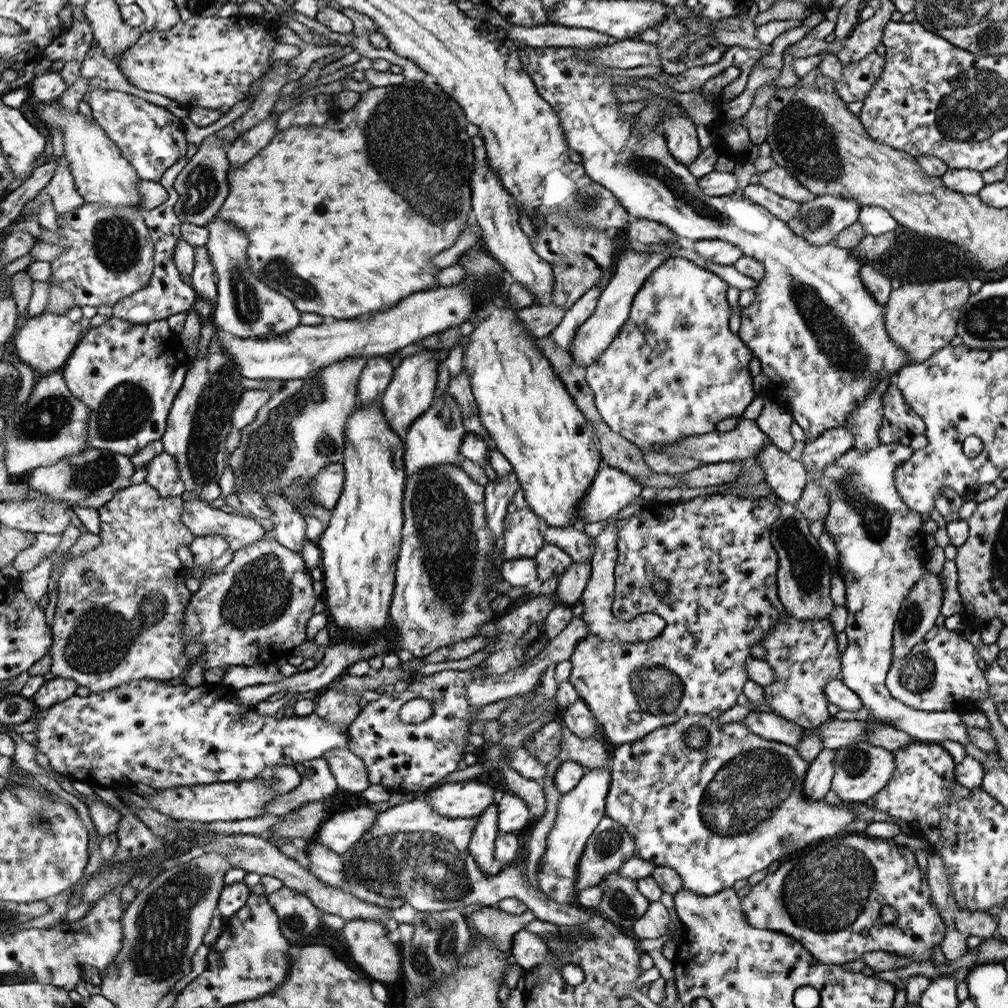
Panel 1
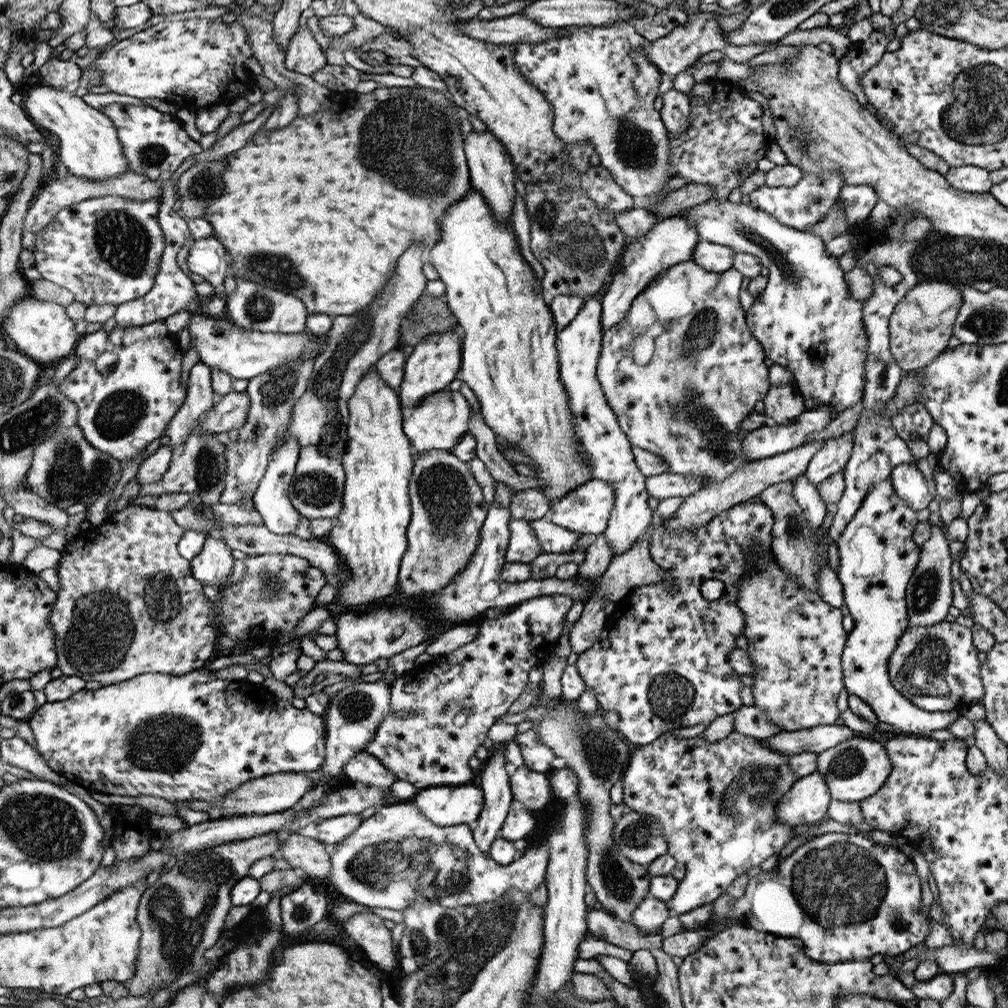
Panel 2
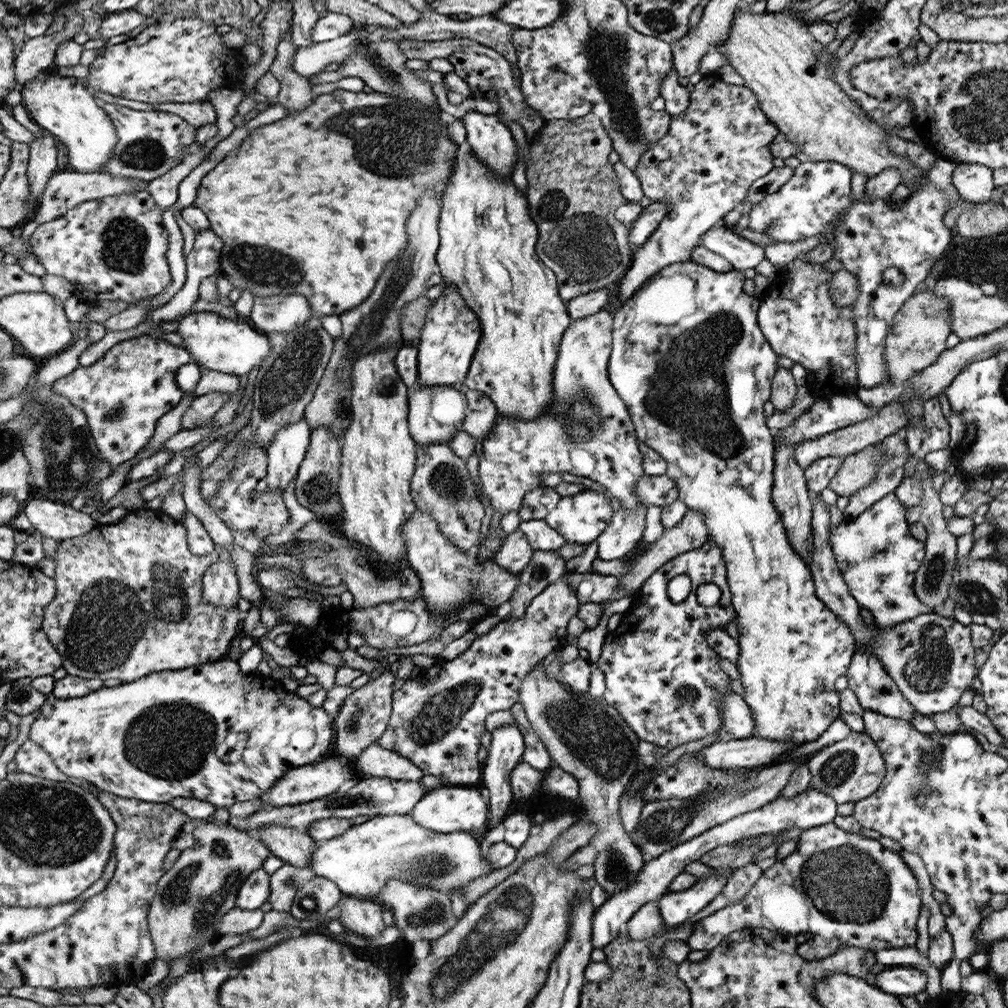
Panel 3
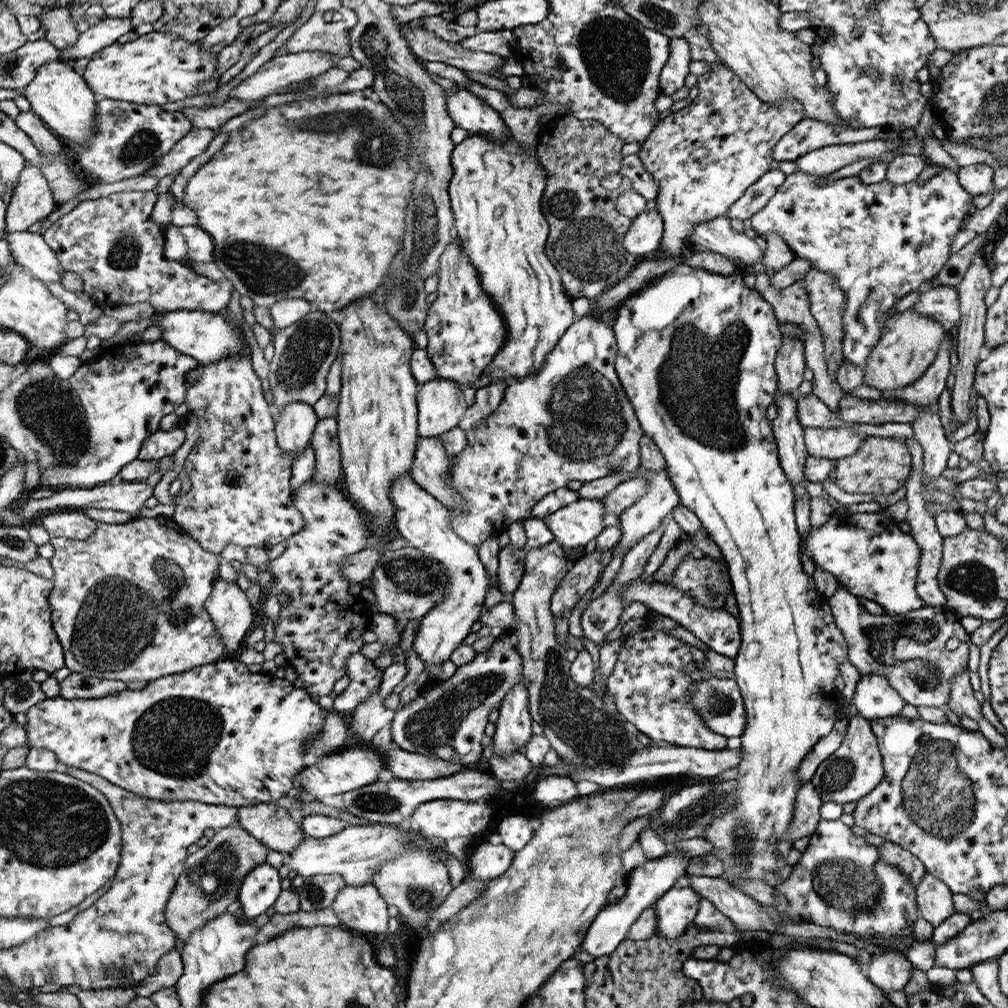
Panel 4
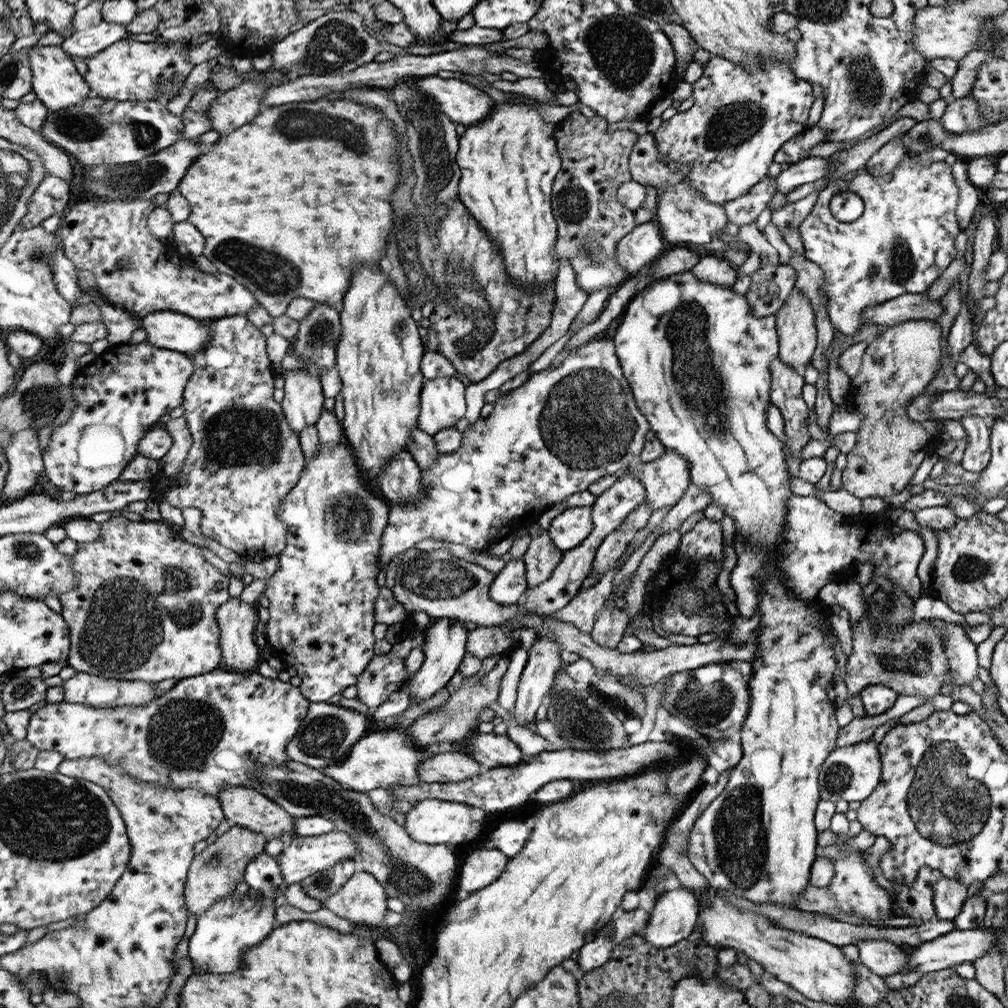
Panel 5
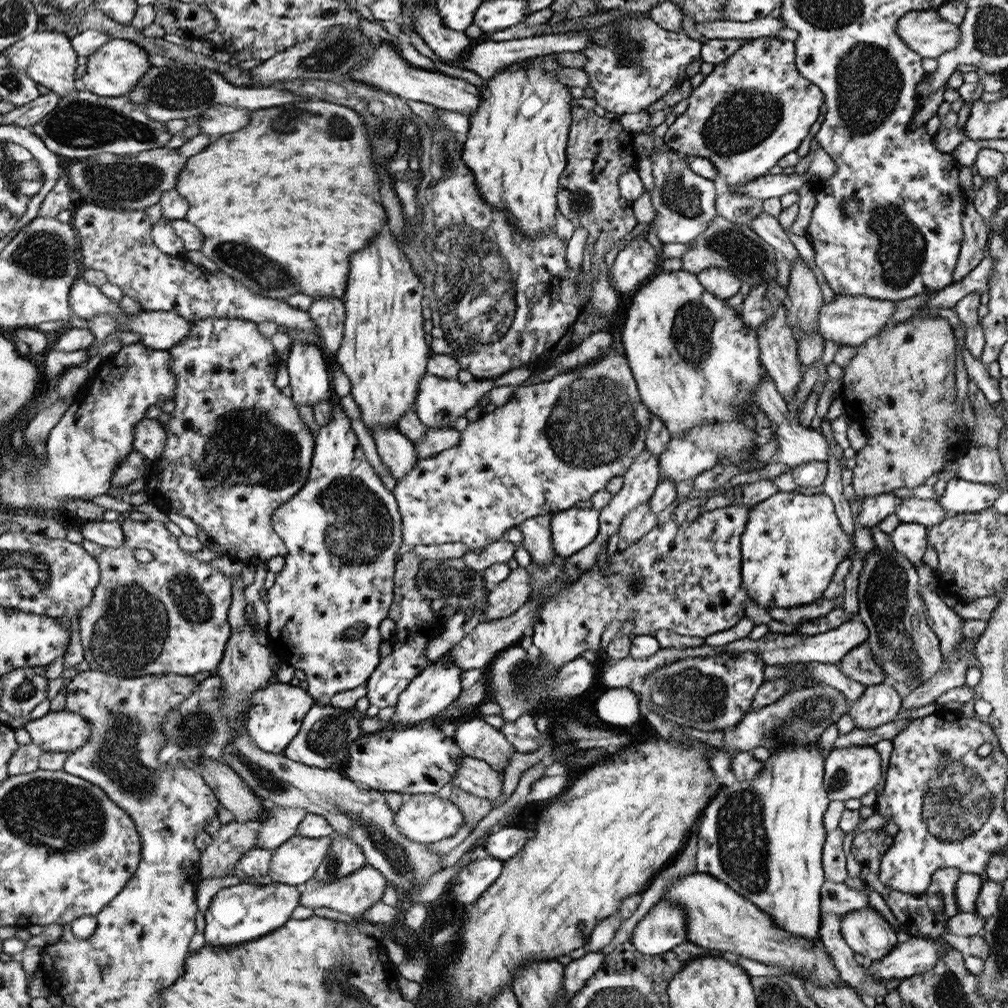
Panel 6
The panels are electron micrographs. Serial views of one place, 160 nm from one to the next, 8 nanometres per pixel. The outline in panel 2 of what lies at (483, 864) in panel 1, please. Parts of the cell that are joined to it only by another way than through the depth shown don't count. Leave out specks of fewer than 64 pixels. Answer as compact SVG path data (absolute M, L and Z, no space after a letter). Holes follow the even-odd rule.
M504 743L494 745L496 752L484 762L478 780L482 790L485 790L485 802L481 816L476 820L478 825L473 830L473 837L477 847L485 854L488 854L493 842L500 836L502 825L509 814L510 803L514 799L512 783L506 772Z

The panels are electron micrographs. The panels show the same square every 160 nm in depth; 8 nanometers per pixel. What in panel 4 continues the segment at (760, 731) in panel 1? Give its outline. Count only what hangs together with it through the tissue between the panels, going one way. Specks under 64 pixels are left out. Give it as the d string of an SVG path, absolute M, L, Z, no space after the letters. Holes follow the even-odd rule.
M732 676L725 679L710 677L708 680L695 680L695 692L689 694L689 701L710 728L718 734L728 738L742 736L748 721L748 712L745 710L744 696Z

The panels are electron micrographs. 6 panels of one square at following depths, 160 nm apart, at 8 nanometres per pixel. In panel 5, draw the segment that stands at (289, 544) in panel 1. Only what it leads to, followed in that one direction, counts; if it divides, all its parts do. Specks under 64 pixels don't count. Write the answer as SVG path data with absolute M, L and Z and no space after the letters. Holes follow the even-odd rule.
M303 368L285 371L284 376L282 406L289 425L299 433L318 420L328 393L322 390L321 379Z

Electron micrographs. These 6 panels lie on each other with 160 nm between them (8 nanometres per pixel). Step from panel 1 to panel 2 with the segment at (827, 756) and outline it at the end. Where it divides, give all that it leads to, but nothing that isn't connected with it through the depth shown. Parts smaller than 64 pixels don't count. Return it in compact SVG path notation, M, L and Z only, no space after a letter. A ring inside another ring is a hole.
M814 772L799 778L779 800L777 819L791 827L816 822L827 816L832 799L825 776Z

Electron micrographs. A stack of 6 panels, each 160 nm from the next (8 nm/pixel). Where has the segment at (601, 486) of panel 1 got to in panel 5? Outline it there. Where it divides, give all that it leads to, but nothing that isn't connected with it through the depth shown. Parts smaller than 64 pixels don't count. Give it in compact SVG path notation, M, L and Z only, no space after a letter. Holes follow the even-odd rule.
M567 507L552 518L547 532L556 548L563 553L577 549L593 533L593 508Z

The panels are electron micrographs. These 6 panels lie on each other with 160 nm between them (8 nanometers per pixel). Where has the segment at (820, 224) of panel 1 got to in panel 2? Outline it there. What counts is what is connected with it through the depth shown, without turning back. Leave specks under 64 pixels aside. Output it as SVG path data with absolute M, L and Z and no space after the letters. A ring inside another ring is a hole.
M846 185L841 188L835 206L843 206L848 228L854 229L860 222L866 220L872 207L878 202L878 197L871 186Z

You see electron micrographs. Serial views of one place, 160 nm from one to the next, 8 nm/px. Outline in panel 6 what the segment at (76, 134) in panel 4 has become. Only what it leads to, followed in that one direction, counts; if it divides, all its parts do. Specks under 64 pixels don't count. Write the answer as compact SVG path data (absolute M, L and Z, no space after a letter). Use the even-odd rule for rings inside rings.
M46 30L28 36L14 47L10 47L3 55L9 57L10 67L20 68L26 74L30 74L30 77L40 85L44 85L58 96L64 97L76 92L76 84L74 84L76 82L74 70L78 66L76 54L77 52L74 51L73 44L70 43L70 38L66 36L65 32Z

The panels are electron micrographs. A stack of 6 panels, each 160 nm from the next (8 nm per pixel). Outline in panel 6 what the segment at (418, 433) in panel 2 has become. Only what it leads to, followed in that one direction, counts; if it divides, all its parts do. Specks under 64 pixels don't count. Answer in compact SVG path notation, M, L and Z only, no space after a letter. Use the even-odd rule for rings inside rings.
M425 374L419 385L415 413L420 422L427 428L453 427L458 418L465 416L470 409L477 406L478 401L490 390L496 387L495 379L476 379L466 383L452 380L452 378L438 378L438 375Z

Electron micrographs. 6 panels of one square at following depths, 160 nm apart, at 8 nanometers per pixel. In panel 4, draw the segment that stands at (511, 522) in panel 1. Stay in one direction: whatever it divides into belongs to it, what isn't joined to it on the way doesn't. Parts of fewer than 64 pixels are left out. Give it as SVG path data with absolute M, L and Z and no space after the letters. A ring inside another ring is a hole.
M509 543L504 546L498 554L499 570L497 580L499 581L499 590L502 593L510 593L521 584L522 577L525 576L525 559L527 550L525 548L516 548L514 544Z

